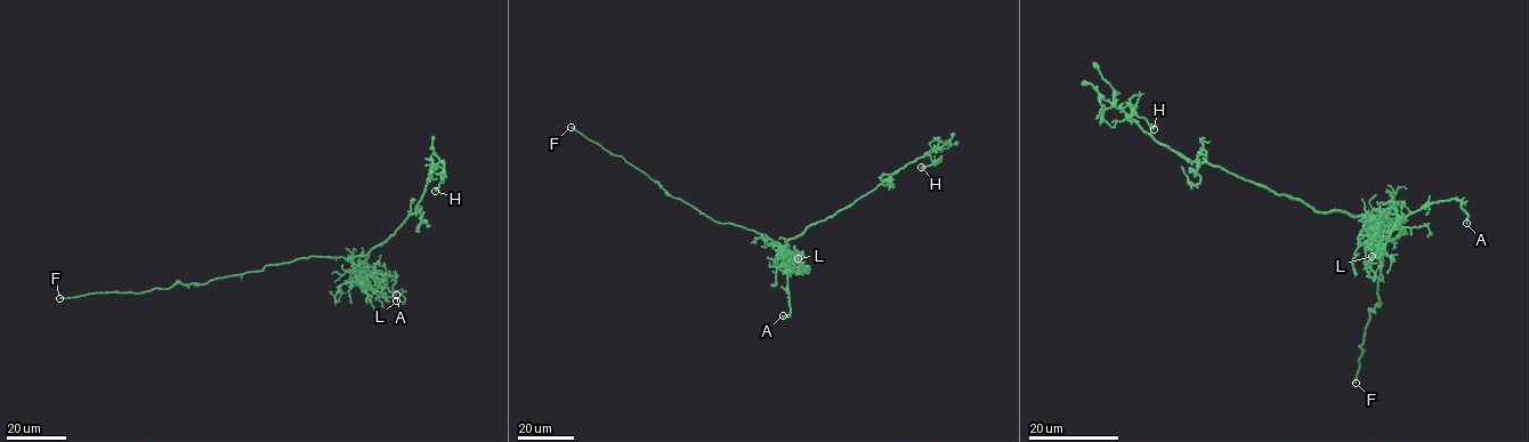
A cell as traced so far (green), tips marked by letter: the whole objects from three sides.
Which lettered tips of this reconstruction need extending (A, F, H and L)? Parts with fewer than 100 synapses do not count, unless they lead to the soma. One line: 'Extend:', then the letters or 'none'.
Extend: F

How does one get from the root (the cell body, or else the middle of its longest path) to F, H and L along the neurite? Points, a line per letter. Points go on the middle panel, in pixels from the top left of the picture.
F: (769, 238), (741, 226), (714, 222), (672, 197), (621, 155), (612, 154), (571, 127)
H: (769, 238), (784, 246), (809, 226), (850, 206), (917, 158), (927, 154), (935, 165), (940, 161), (921, 167)
L: (769, 238), (786, 244), (782, 254), (783, 263), (799, 252), (801, 255), (798, 259), (803, 266), (798, 258)

